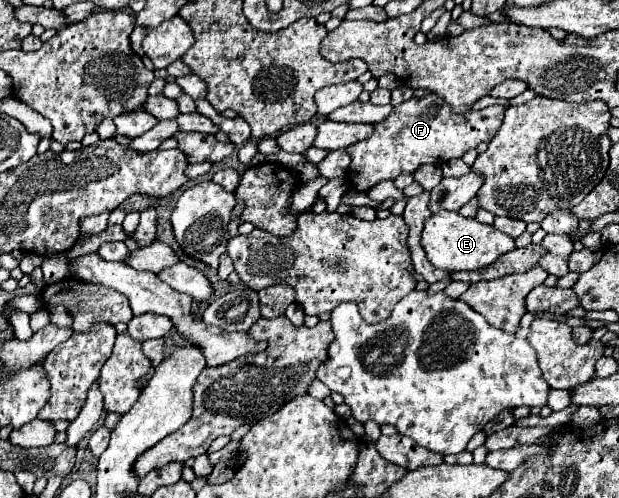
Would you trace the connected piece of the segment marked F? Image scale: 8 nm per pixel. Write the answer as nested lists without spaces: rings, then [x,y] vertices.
[[[432,93],[420,99],[412,97],[394,107],[386,121],[376,123],[376,133],[370,139],[346,147],[348,155],[352,157],[346,181],[352,189],[368,193],[374,185],[382,181],[394,181],[402,173],[414,173],[424,163],[442,165],[450,159],[458,159],[466,151],[476,149],[478,143],[488,143],[498,133],[502,119],[502,105],[486,107],[482,111],[468,111],[460,117],[452,117],[452,113],[448,113],[448,105],[440,97]]]

